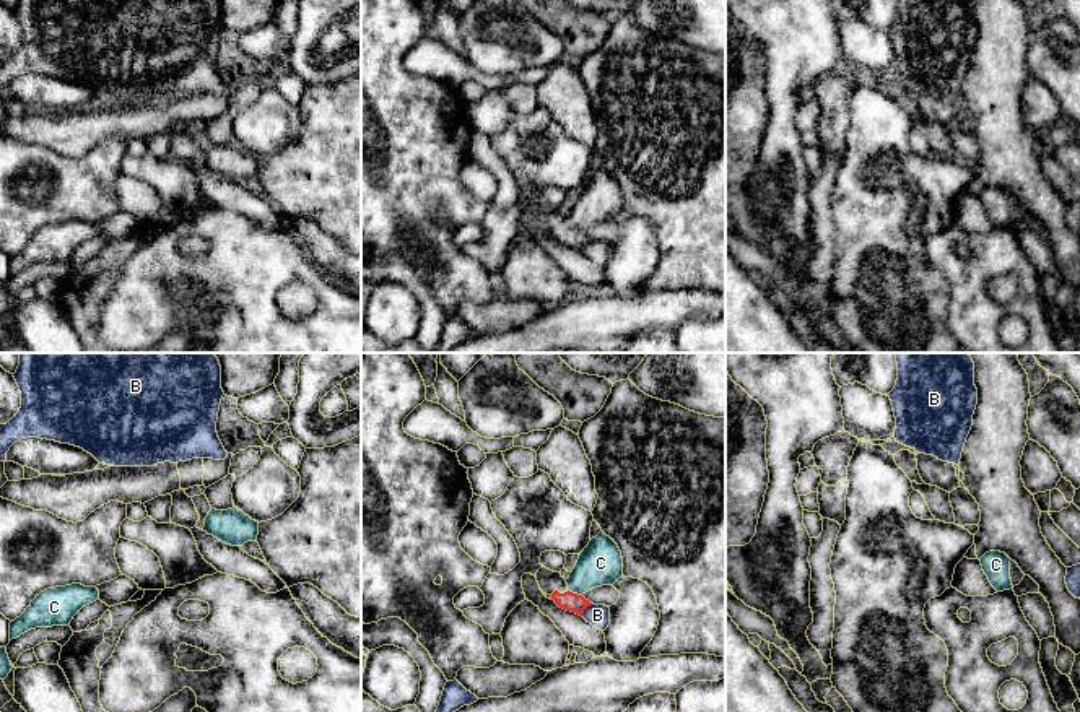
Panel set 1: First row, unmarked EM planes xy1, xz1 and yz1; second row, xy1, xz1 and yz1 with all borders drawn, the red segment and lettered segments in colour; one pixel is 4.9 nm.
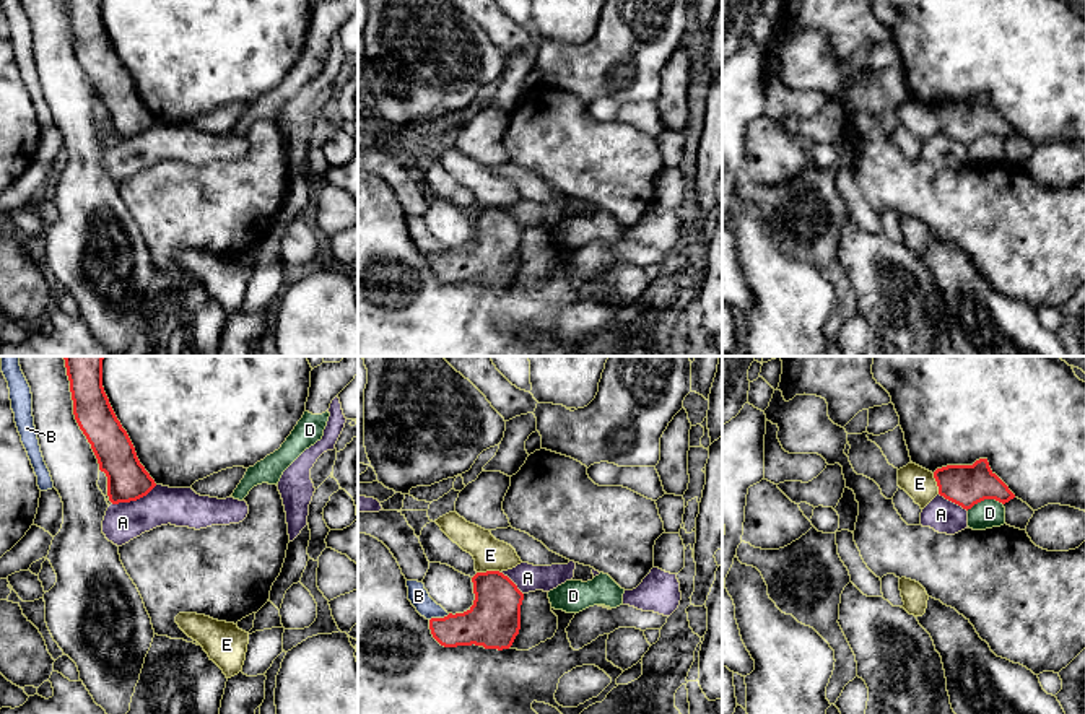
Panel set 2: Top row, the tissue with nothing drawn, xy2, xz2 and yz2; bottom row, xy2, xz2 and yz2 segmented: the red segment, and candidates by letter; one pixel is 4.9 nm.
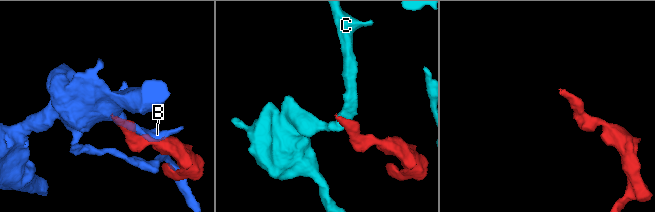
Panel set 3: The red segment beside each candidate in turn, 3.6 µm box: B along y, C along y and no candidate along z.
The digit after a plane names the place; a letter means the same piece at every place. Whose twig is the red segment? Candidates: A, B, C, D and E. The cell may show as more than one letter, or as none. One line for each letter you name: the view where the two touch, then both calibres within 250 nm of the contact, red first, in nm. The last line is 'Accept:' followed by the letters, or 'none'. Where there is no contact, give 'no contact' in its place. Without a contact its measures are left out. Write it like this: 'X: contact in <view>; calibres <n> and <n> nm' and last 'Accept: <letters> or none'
Accept: none

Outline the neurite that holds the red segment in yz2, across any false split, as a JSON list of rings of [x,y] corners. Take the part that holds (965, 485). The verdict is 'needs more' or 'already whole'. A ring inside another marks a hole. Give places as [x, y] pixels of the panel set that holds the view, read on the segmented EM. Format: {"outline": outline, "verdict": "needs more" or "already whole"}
{"outline": [[[979,459],[973,465],[937,468],[934,478],[939,494],[966,511],[984,499],[1005,504],[1015,498],[1009,486],[991,470],[987,459]]], "verdict": "already whole"}

